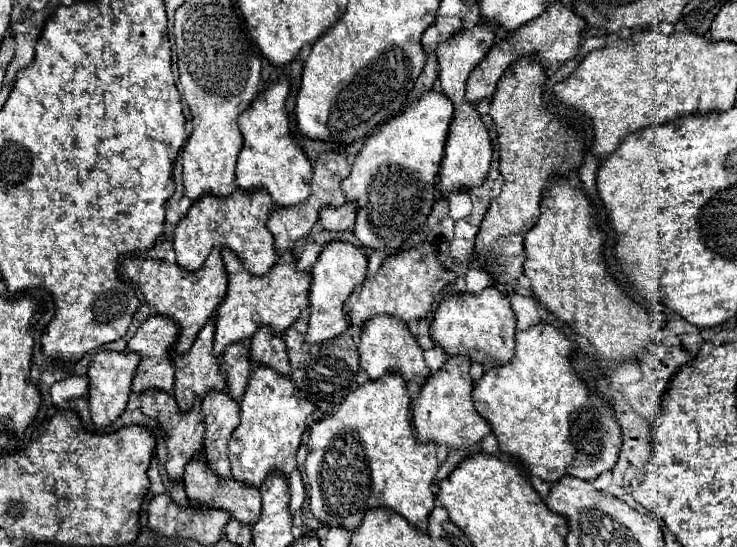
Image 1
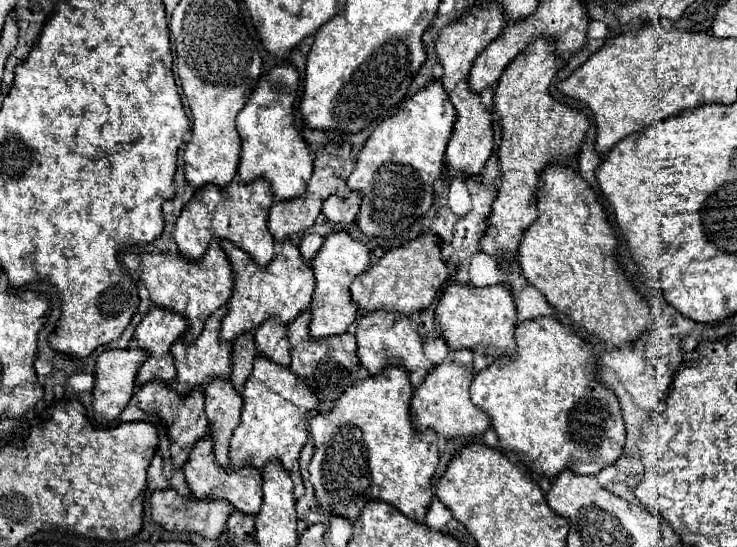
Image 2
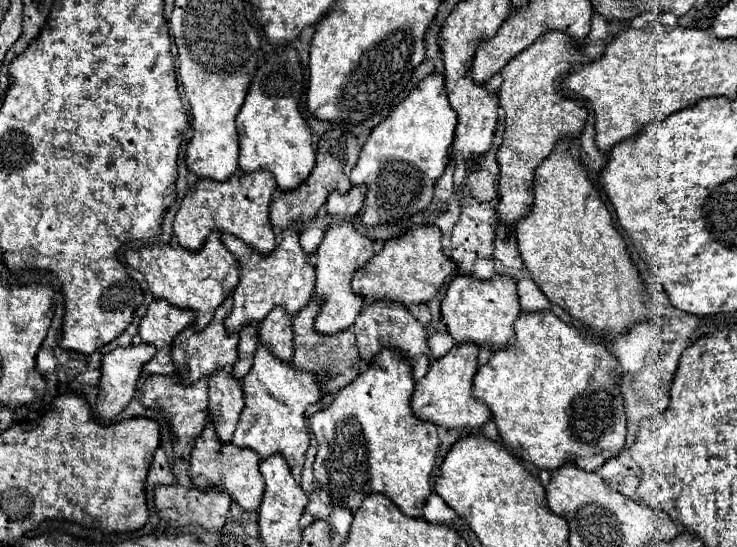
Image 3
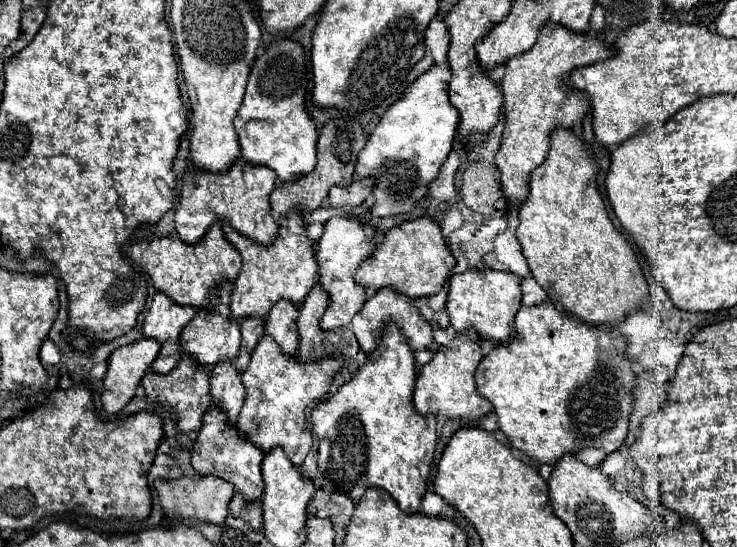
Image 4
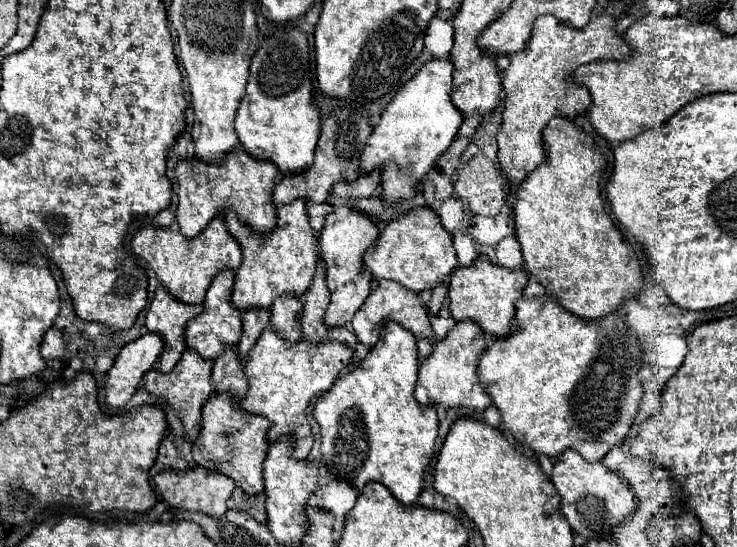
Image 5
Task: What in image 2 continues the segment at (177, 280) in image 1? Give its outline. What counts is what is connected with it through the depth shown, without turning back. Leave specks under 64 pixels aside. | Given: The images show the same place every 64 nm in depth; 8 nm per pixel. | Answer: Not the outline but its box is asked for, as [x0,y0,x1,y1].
[123,240,234,340]

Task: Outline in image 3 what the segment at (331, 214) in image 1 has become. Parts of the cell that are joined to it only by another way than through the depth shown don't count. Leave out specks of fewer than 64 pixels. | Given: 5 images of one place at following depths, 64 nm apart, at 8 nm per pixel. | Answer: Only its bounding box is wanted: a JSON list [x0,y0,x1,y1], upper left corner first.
[326,184,368,218]

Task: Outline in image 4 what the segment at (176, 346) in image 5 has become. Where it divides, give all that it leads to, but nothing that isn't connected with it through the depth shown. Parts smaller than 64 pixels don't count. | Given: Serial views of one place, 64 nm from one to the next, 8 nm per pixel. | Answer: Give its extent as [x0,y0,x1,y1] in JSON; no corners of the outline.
[142,292,196,374]

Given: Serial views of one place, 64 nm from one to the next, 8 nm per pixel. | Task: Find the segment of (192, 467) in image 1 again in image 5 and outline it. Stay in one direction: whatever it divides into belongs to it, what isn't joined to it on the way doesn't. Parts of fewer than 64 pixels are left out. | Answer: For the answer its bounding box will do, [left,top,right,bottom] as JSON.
[192,392,270,494]

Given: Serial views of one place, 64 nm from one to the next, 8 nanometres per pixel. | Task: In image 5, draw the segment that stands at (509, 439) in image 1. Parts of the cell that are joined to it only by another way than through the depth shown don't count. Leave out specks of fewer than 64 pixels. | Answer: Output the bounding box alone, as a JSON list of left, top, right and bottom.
[478,296,644,462]

